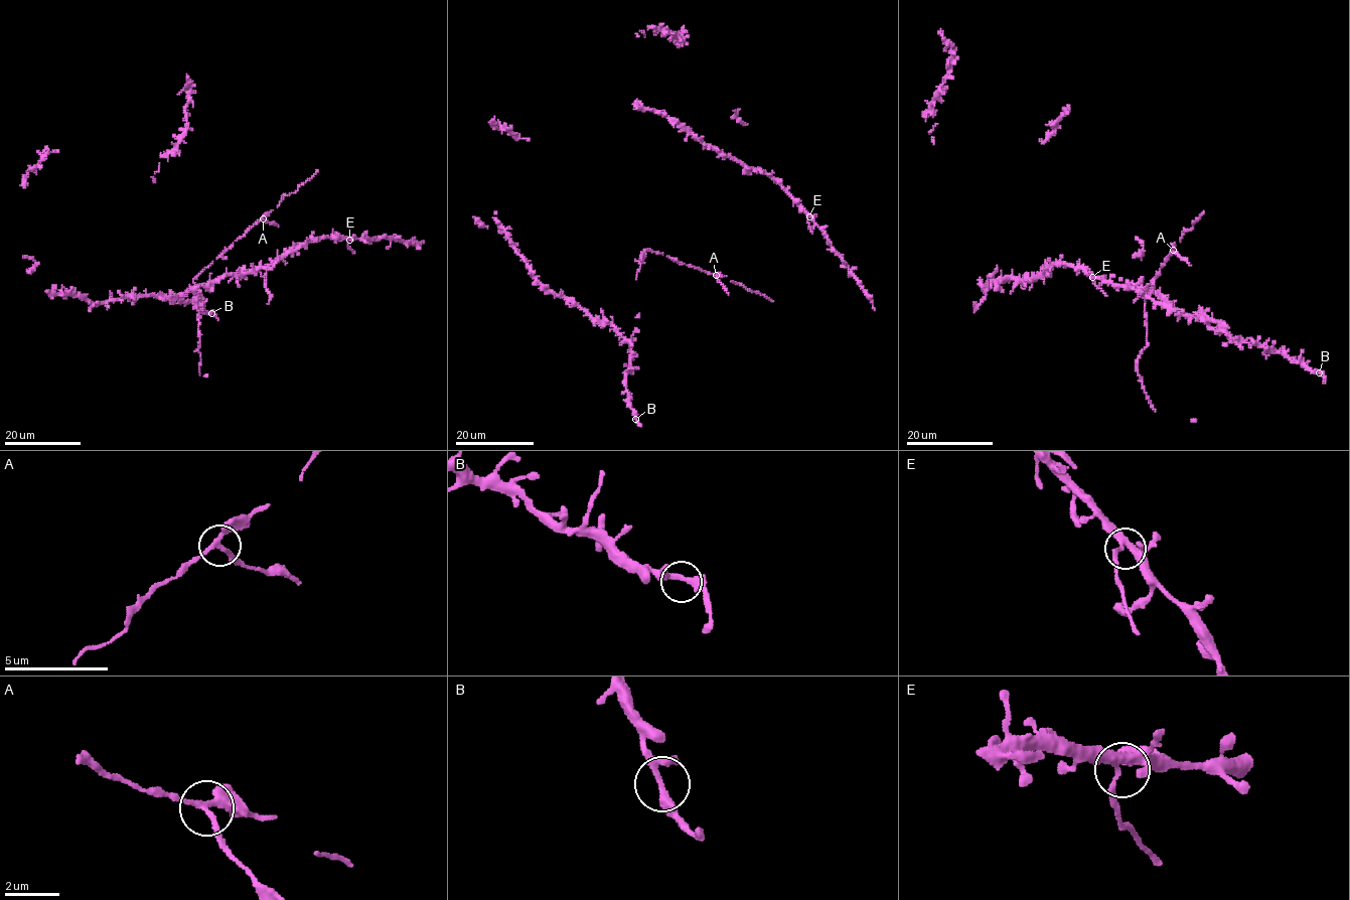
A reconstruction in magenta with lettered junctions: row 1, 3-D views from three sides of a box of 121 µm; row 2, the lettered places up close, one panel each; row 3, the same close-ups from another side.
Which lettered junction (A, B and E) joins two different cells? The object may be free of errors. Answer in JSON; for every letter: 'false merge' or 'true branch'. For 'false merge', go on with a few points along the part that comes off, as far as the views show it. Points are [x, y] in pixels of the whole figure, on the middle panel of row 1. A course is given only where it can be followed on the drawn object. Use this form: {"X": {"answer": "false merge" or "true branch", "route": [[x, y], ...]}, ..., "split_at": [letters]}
{"A": {"answer": "false merge", "route": [[715, 275], [728, 294]]}, "B": {"answer": "true branch"}, "E": {"answer": "true branch"}, "split_at": ["A"]}

